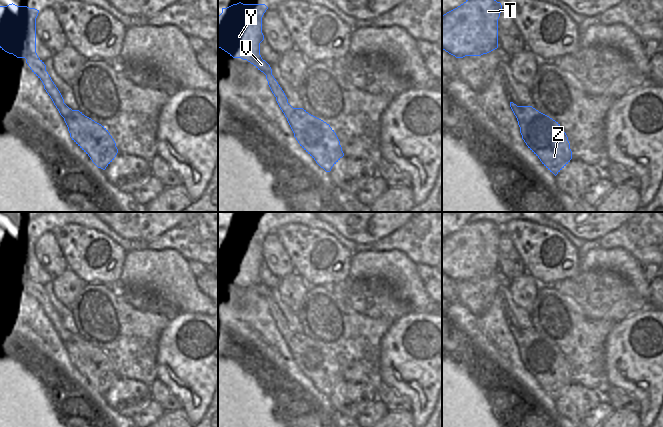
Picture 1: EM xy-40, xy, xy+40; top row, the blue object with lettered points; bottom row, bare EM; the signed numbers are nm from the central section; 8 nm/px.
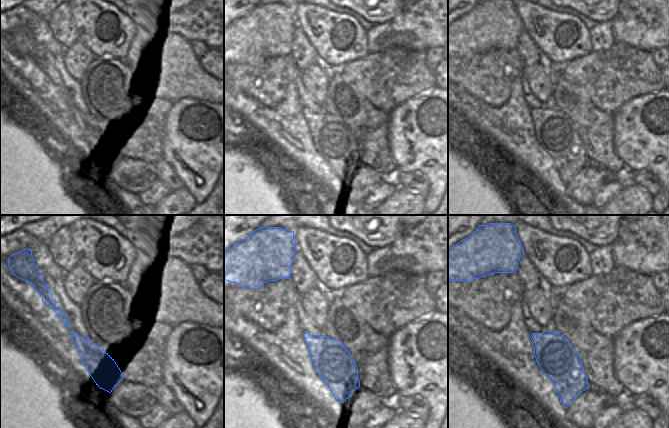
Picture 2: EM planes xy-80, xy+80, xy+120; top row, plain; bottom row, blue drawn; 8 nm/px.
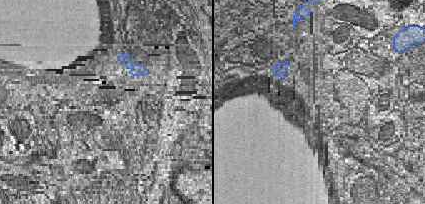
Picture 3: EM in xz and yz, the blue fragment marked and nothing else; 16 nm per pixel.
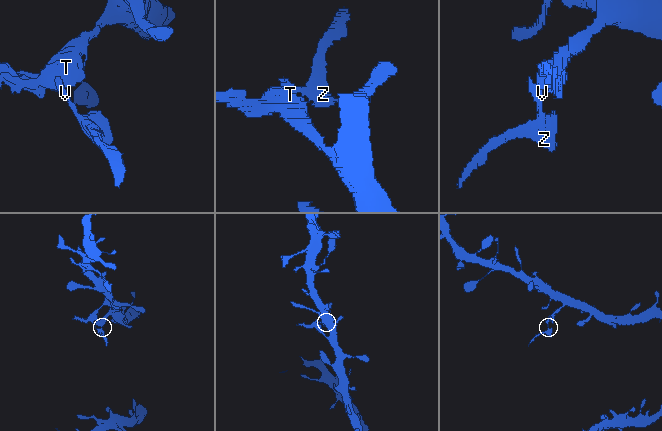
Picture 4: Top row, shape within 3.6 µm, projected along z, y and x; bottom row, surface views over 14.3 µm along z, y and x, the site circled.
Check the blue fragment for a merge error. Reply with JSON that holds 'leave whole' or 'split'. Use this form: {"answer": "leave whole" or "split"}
{"answer": "split"}

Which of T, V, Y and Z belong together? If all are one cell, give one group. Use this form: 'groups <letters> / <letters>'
groups T V Y / Z

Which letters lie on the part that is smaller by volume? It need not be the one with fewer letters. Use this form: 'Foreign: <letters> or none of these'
Foreign: Z

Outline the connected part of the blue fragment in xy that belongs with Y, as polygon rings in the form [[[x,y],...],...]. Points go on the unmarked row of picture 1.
[[[241,226],[222,232],[218,240],[218,271],[233,282],[247,284],[263,296],[280,333],[286,342],[291,342],[296,332],[288,327],[270,289],[260,279],[260,267],[264,264],[262,241],[267,233],[265,228]]]

